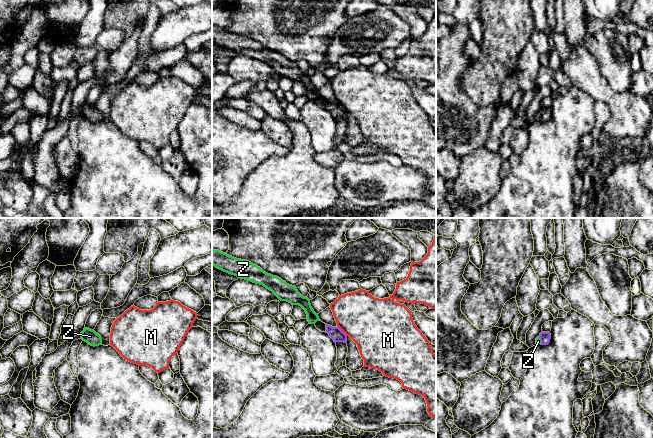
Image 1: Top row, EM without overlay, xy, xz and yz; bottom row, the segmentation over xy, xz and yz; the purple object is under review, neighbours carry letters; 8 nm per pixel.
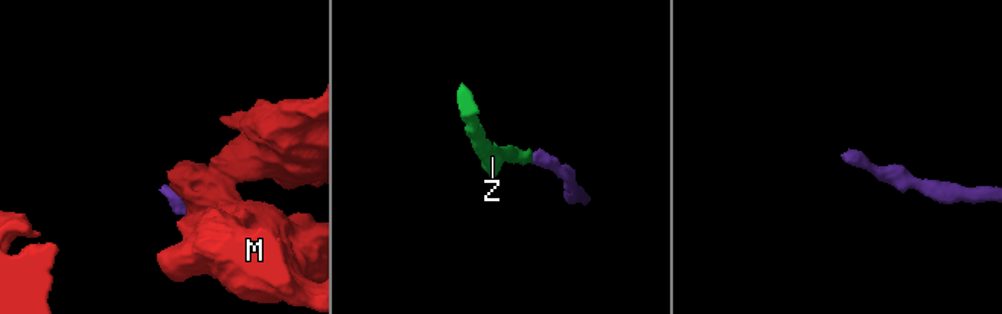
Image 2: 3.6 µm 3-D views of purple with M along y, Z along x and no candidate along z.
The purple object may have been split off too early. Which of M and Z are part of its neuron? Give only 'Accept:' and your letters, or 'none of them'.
Accept: Z

